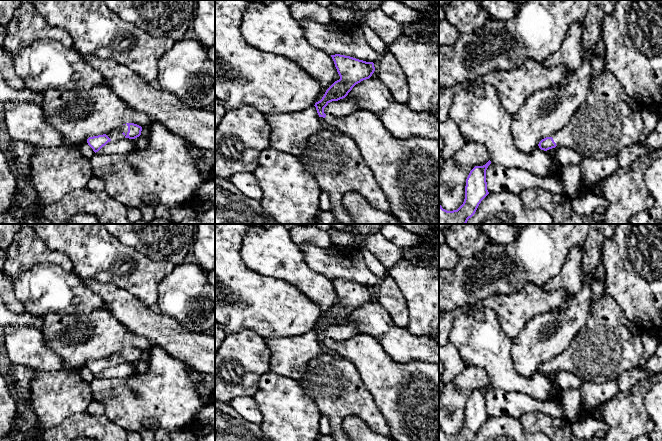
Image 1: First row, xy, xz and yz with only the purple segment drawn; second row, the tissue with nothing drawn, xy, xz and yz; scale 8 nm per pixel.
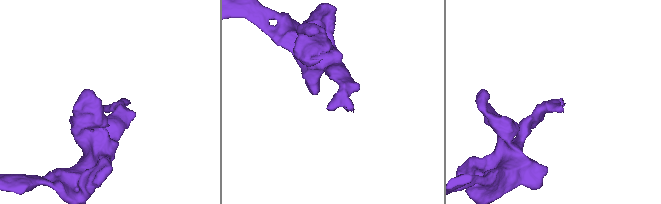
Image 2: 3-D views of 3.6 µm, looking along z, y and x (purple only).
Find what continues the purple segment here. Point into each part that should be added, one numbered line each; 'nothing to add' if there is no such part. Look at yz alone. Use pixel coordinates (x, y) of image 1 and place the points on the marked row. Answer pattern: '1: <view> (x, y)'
1: yz (609, 120)

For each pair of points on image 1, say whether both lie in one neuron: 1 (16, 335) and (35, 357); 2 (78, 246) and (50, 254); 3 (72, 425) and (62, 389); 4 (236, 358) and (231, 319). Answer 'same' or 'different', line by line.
1: same
2: different
3: different
4: different

